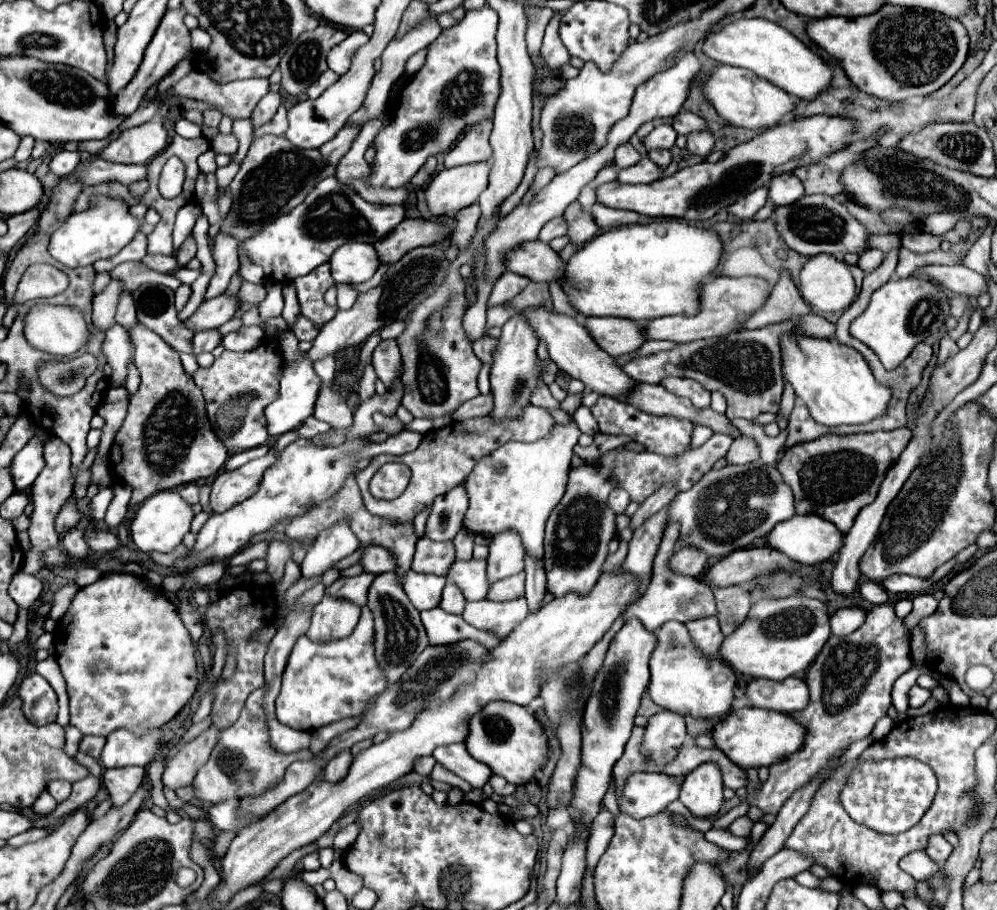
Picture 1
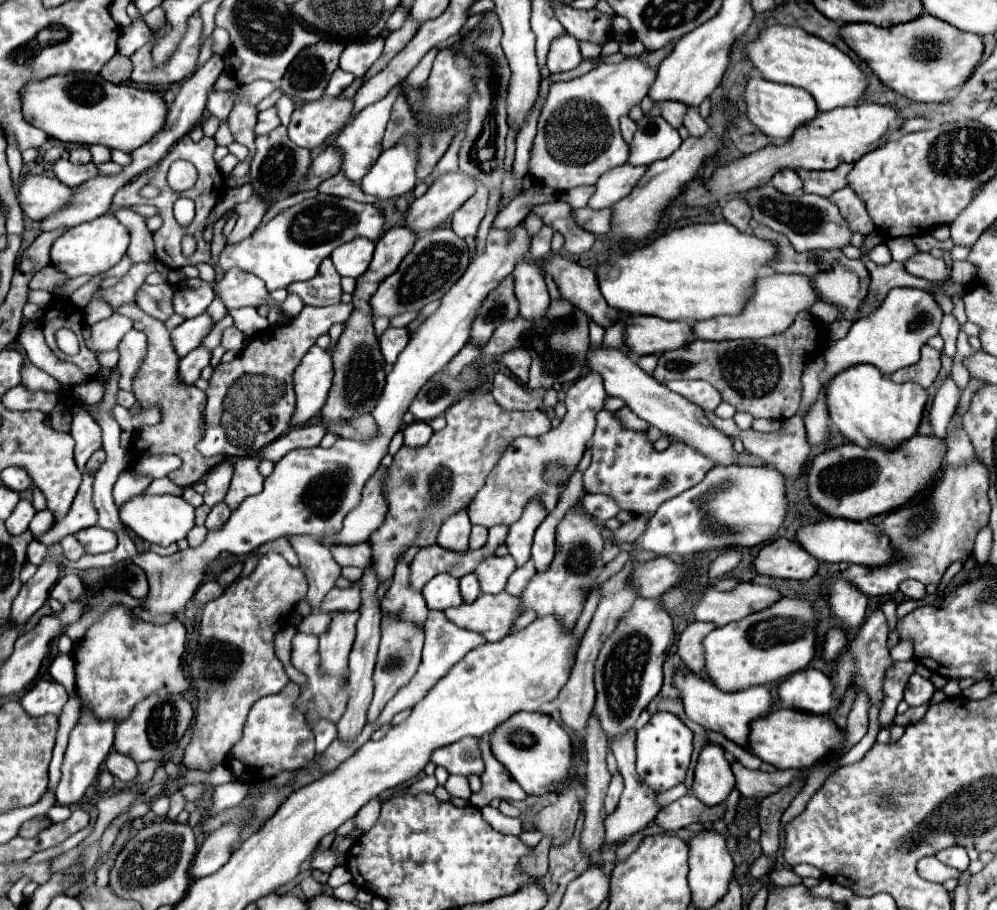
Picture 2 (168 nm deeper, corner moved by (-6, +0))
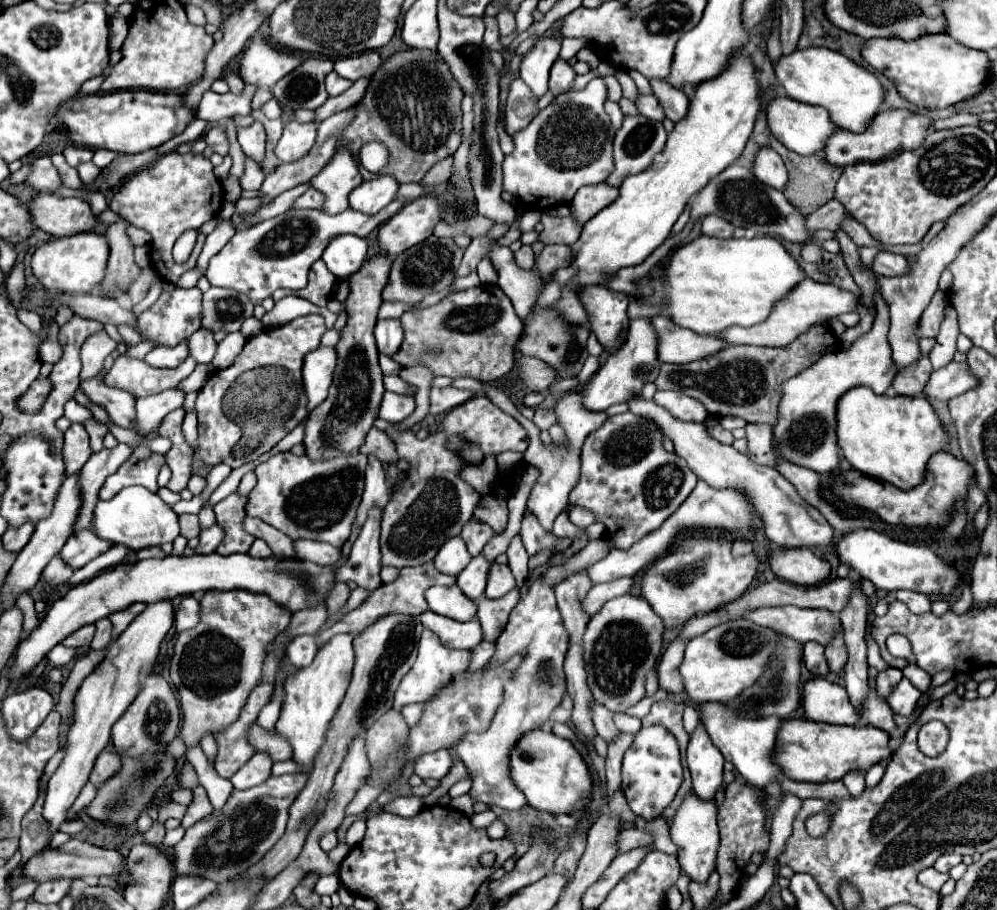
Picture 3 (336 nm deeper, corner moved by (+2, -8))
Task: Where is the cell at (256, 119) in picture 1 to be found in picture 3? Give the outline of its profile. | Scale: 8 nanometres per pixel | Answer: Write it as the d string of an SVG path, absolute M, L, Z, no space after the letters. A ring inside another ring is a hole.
M253 123L249 127L239 129L239 143L243 147L243 153L253 159L259 167L263 167L265 161L265 129L259 123Z

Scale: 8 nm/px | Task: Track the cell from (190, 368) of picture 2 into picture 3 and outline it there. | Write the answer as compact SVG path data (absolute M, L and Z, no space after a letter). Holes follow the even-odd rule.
M167 389L163 393L137 399L137 425L135 431L147 436L159 427L163 417L173 409L183 407L185 393L179 389Z

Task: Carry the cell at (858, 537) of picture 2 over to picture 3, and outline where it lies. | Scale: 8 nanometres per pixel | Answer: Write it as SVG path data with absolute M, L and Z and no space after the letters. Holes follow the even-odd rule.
M859 529L857 533L843 535L837 543L837 555L861 577L871 579L873 585L881 591L907 589L923 595L949 595L961 583L961 575L955 565L945 563L927 545L909 545L905 541L897 541L869 529Z

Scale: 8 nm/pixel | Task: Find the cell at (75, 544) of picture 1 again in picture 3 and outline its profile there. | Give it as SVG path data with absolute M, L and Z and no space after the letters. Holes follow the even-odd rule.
M59 555L53 557L43 571L43 577L49 585L63 585L71 579L71 575L73 575L73 569L69 569L69 565L65 565Z

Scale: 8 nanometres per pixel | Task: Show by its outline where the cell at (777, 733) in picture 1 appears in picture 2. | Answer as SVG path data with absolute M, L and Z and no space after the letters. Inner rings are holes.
M773 709L765 717L759 717L751 723L747 749L765 763L771 763L775 769L799 771L833 753L833 749L841 745L841 737L843 731L839 731L833 719L827 715L813 715L795 709Z

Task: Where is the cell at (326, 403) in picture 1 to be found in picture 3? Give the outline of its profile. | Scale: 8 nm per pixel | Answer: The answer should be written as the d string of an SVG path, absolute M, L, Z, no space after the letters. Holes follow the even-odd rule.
M371 427L371 431L367 433L361 453L365 453L365 455L377 453L377 457L383 463L397 463L399 461L399 455L395 451L395 443L385 435L385 431L379 431L377 427Z

